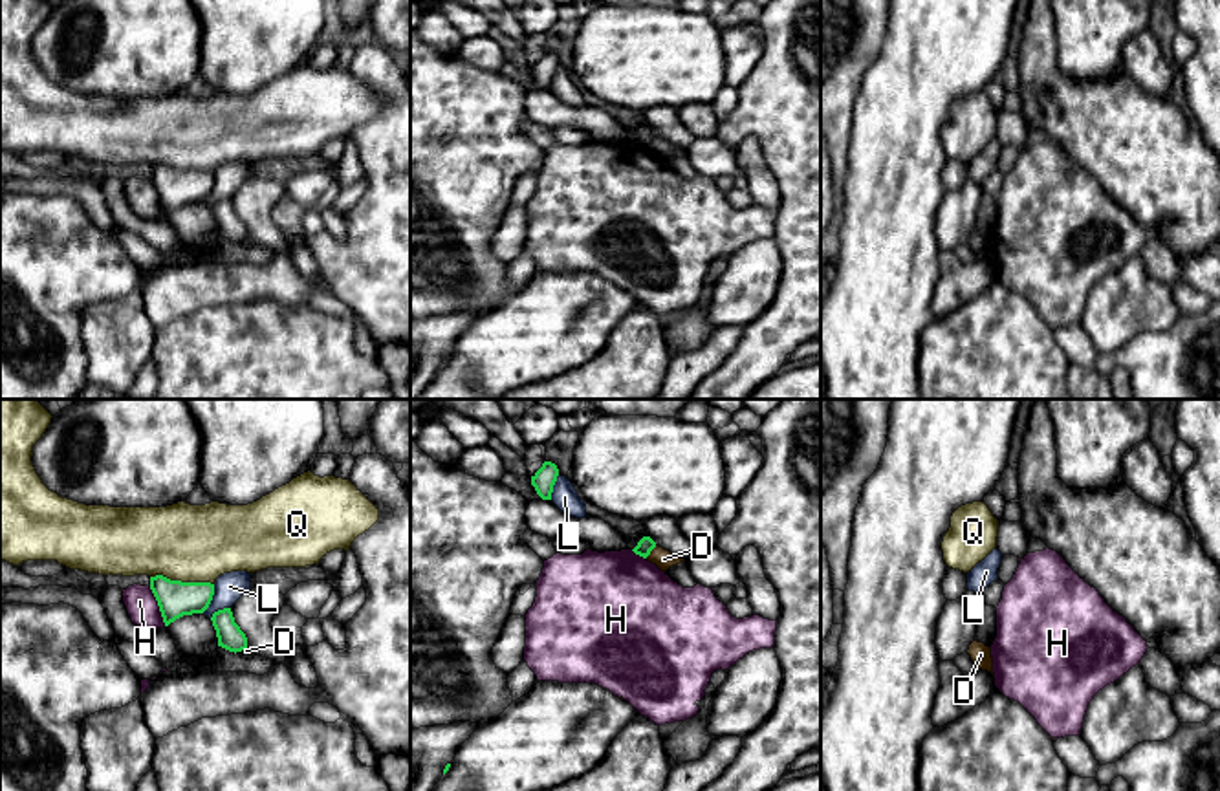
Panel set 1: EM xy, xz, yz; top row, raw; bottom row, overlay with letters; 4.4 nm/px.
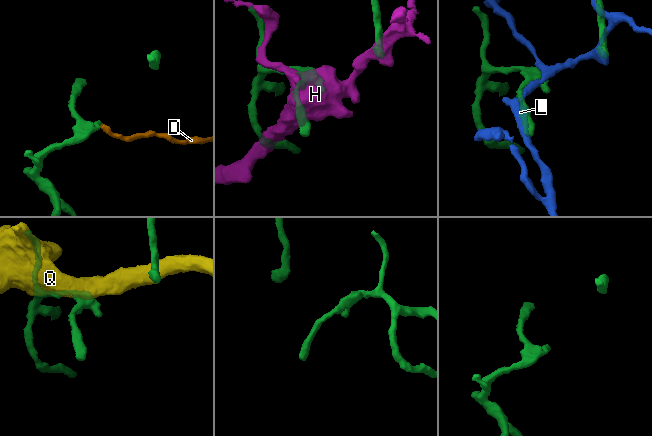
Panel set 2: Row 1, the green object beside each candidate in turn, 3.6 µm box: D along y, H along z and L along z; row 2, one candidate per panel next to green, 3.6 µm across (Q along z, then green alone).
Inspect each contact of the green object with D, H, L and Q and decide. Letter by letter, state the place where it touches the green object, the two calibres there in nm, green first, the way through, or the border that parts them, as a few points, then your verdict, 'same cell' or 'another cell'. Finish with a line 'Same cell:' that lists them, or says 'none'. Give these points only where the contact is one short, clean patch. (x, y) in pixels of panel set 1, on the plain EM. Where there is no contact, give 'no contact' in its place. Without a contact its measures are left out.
D: xz (651, 140) | 70/90 nm | along xz (656, 136), (645, 147) | another cell
H: xy (158, 195) | 160/140 nm | another cell
L: xy (211, 189) | 160/130 nm | another cell
Q: xy (180, 171) | 160/340 nm | another cell
Same cell: none

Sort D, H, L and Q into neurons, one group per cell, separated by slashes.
D / H / L / Q

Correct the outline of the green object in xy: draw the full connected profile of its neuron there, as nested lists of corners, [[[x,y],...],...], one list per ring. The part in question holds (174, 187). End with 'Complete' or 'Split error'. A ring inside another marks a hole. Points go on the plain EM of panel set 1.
[[[163,165],[150,167],[150,179],[165,216],[183,205],[203,203],[214,185],[214,174],[211,172],[181,172]]]. Complete

